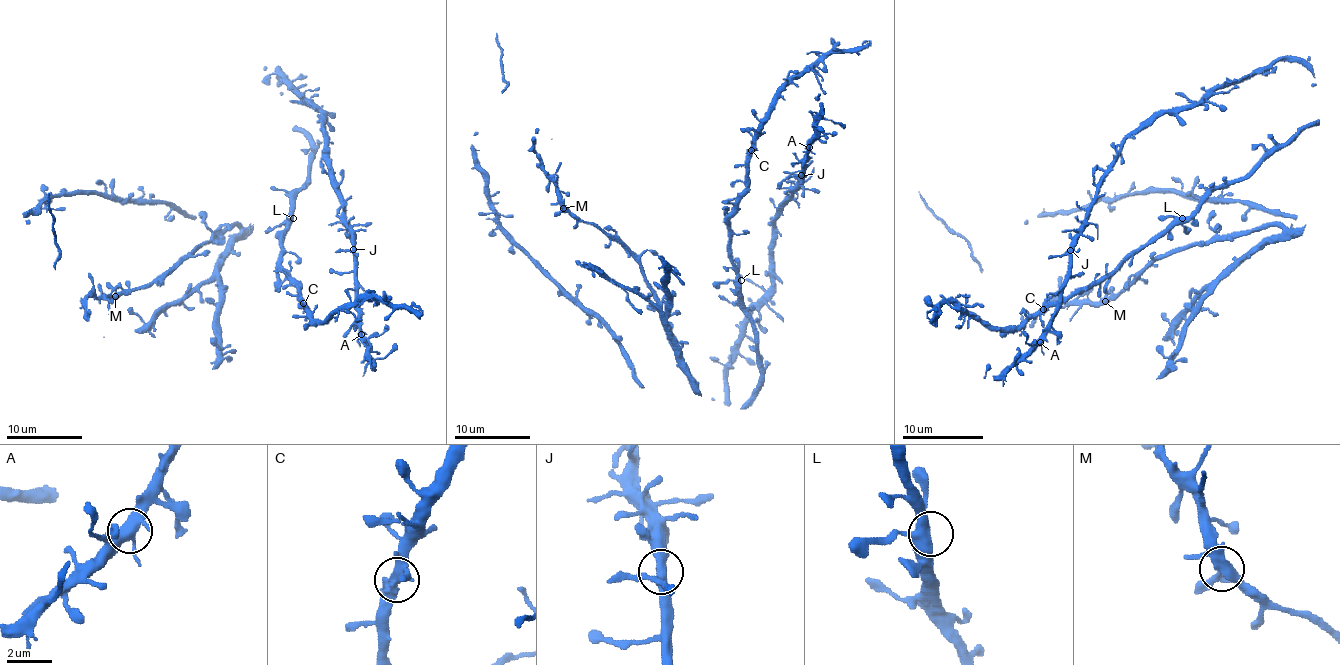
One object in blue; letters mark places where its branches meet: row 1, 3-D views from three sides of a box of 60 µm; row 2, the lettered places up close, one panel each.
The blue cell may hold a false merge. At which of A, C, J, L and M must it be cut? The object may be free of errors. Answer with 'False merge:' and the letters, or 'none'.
False merge: none

